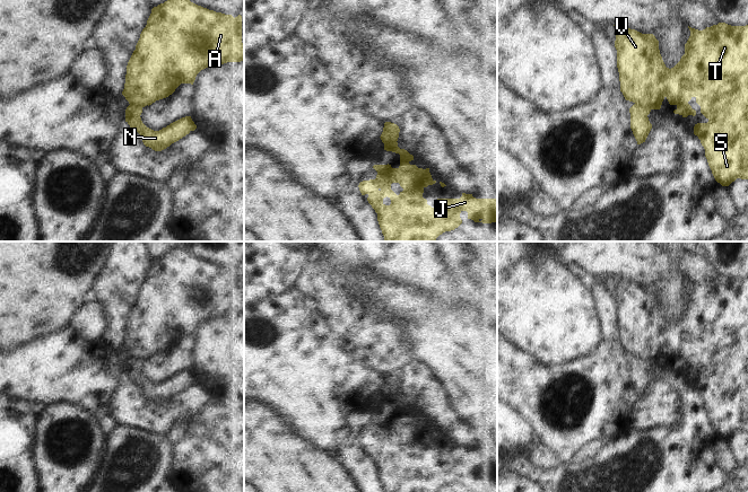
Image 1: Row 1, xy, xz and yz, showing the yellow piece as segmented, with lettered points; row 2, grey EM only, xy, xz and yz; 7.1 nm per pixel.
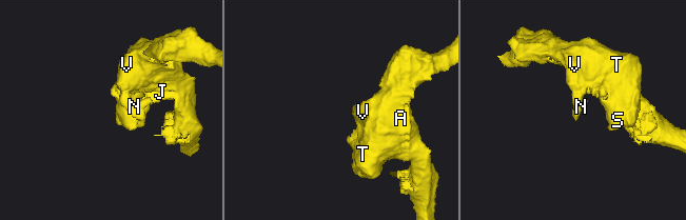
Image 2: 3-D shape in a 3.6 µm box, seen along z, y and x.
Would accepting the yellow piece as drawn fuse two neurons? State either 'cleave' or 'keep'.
cleave

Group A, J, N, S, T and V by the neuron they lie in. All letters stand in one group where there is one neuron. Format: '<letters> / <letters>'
A J S T V / N

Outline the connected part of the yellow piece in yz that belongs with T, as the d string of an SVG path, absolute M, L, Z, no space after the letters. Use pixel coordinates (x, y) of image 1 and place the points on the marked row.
M719 23L703 30L688 26L690 36L685 44L685 54L671 69L666 67L653 34L614 26L620 91L625 99L660 109L667 98L670 105L677 106L675 114L687 117L696 115L688 104L695 97L708 122L695 124L694 134L705 149L715 181L729 186L737 178L748 179L748 25Z

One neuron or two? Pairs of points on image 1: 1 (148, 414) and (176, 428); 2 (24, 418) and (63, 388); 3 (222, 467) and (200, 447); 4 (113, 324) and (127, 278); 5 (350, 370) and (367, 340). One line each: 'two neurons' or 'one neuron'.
1: two neurons
2: two neurons
3: one neuron
4: one neuron
5: two neurons

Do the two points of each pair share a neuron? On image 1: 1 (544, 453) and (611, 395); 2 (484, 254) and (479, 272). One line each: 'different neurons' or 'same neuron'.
1: different neurons
2: same neuron

